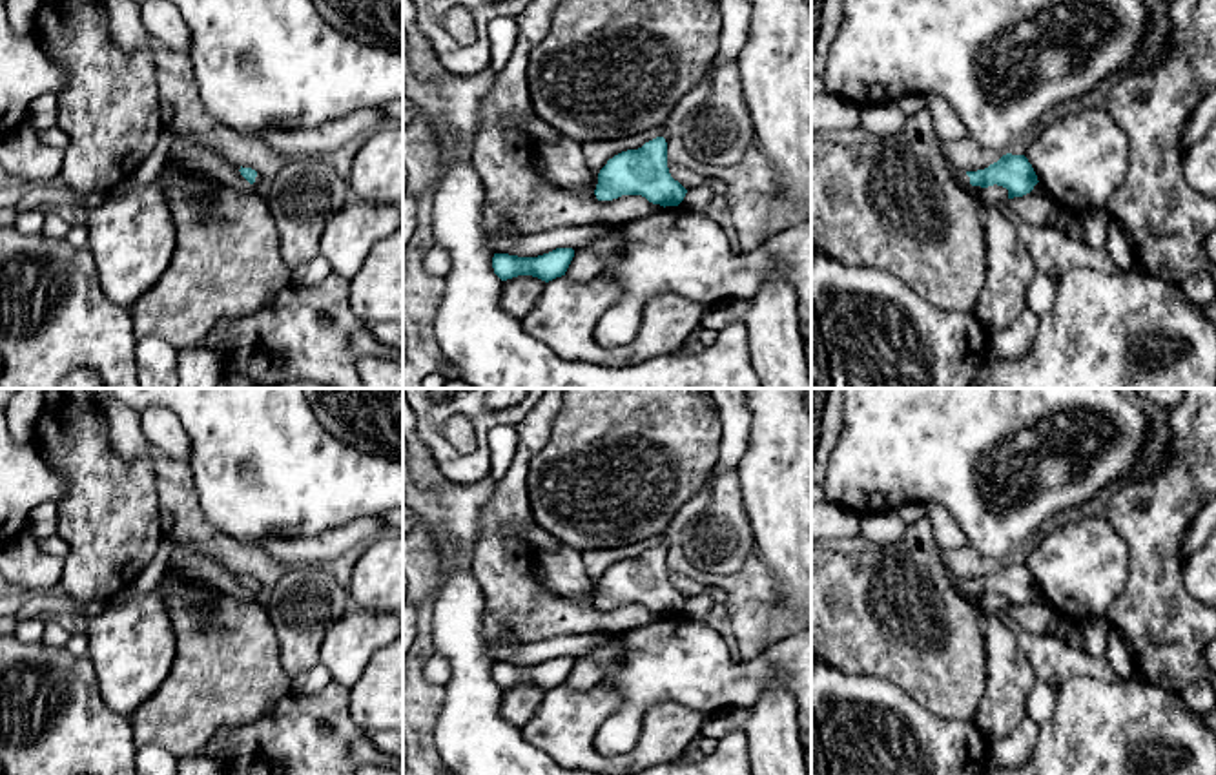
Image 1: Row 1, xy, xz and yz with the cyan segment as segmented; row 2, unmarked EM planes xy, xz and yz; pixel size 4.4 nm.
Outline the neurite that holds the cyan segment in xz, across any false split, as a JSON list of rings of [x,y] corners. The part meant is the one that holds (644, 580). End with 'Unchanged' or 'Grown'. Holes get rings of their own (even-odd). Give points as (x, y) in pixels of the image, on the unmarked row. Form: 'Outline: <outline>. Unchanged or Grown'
Outline: [[[709,478],[680,507],[660,545],[638,558],[627,558],[613,567],[598,582],[594,604],[598,609],[613,609],[622,604],[642,604],[653,613],[678,615],[687,598],[671,585],[667,576],[667,549],[678,540],[678,532],[696,520],[711,501]]]. Grown

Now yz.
Outline: [[[1003,563],[997,571],[977,580],[957,582],[952,573],[948,573],[952,585],[963,594],[1003,594],[1008,598],[1008,607],[1023,605],[1034,598],[1039,591],[1037,584],[1025,563]]]. Grown

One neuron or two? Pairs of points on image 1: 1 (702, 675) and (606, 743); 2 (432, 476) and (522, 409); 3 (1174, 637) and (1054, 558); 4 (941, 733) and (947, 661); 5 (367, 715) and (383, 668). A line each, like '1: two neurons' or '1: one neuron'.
1: one neuron
2: two neurons
3: two neurons
4: two neurons
5: one neuron

